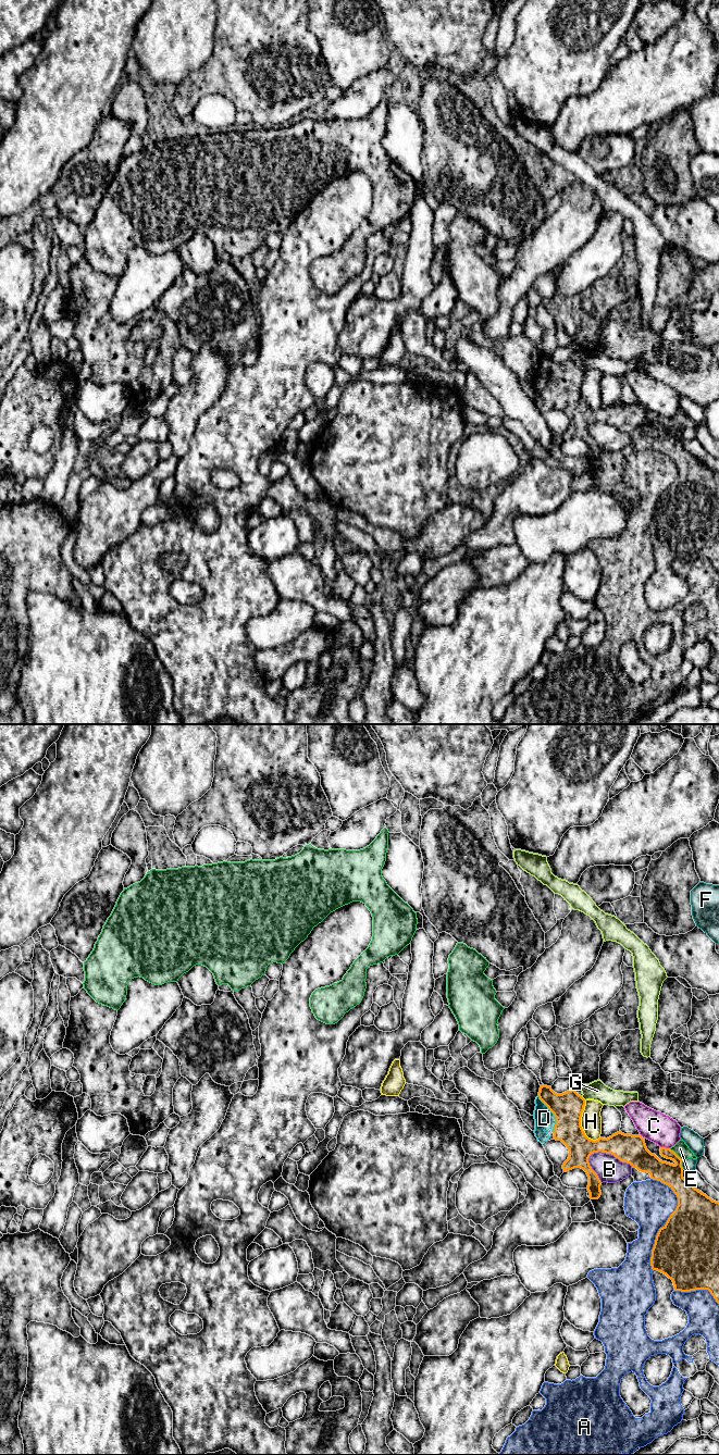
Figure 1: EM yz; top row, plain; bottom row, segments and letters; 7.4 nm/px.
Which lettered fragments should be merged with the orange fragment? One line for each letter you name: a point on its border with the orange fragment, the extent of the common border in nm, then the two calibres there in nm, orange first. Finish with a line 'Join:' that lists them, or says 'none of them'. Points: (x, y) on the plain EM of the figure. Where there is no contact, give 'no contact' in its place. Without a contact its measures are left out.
D: contact yz (554, 384); length 300 nm; calibres 220 and 140 nm
Join: D

